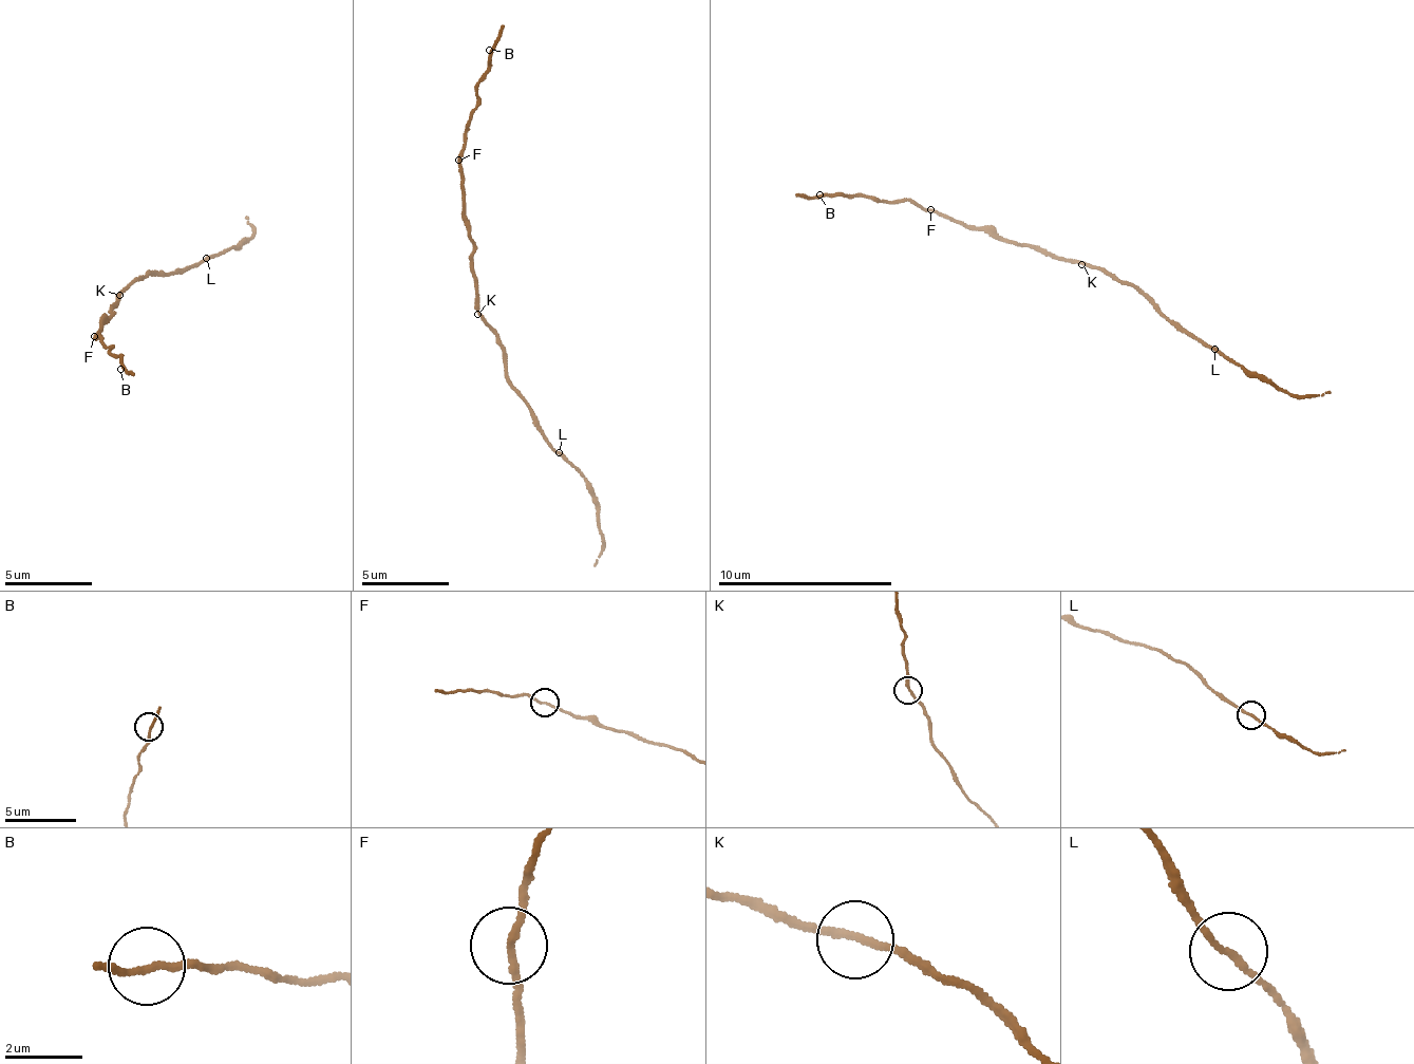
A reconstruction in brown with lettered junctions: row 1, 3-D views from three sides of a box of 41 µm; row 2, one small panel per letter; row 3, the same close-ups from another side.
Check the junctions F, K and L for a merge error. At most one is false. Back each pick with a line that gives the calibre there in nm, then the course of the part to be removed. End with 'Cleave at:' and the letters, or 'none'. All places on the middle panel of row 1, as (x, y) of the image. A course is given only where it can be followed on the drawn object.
Cleave at: none

